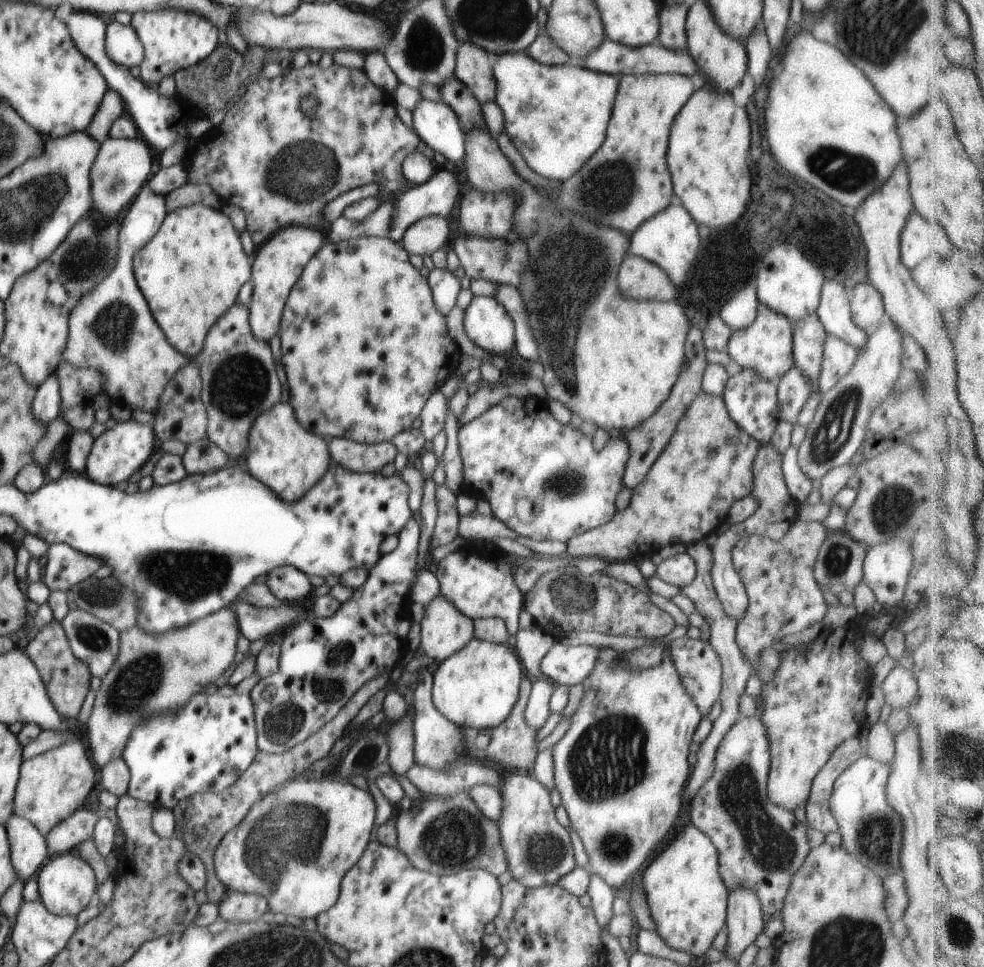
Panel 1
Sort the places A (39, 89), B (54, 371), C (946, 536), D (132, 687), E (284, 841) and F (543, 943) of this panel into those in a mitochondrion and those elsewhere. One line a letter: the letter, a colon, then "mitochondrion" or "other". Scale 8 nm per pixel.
A: other
B: other
C: other
D: mitochondrion
E: mitochondrion
F: other

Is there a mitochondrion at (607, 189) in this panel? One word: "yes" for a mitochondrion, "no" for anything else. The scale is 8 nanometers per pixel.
yes

